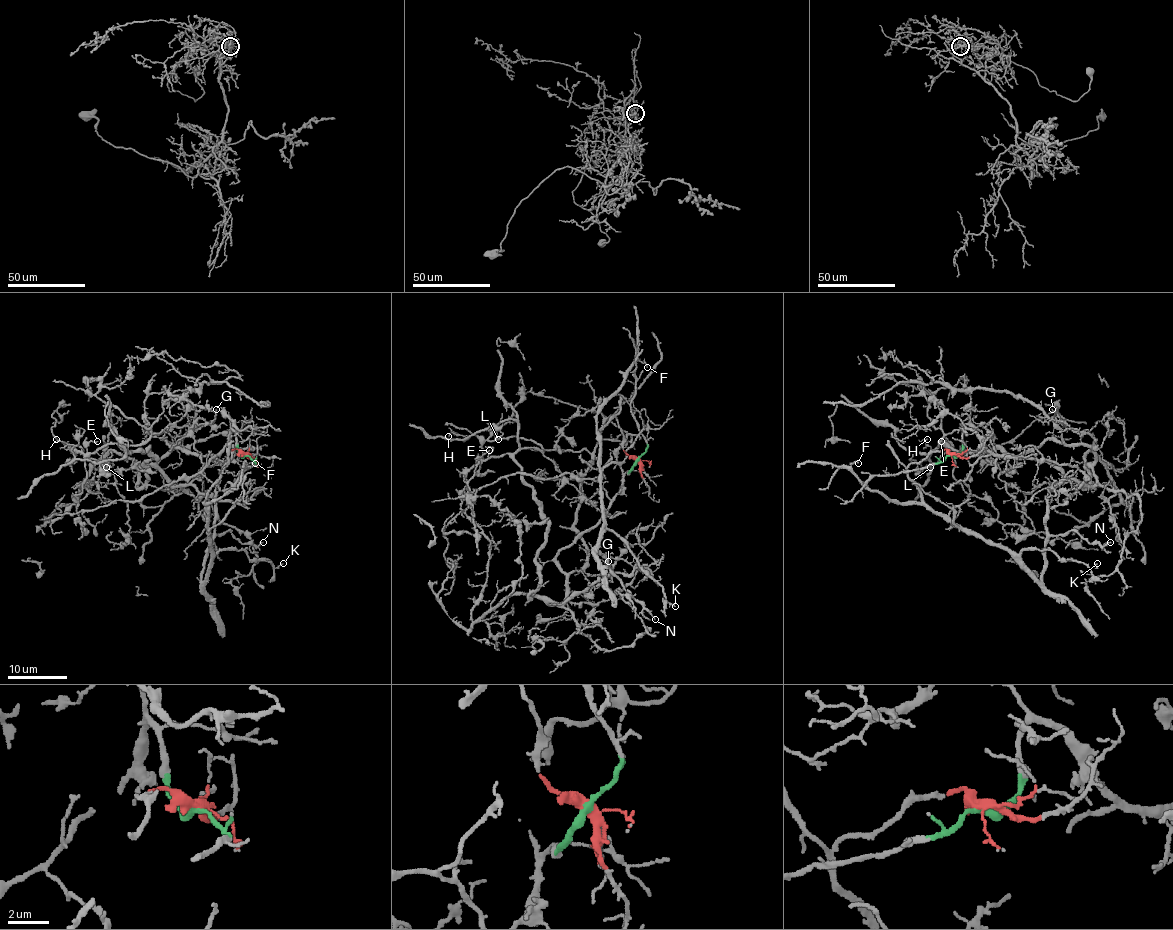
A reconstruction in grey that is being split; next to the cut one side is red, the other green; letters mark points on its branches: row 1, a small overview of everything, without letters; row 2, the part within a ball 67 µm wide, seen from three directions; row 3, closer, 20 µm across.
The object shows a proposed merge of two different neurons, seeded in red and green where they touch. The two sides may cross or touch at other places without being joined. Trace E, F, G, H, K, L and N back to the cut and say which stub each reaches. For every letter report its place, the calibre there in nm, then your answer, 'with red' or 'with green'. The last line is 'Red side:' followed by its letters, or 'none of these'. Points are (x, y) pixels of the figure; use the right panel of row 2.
E: at (941, 441); 110 nm thick; with green
F: at (858, 463); 110 nm thick; with red
G: at (1052, 409); 100 nm thick; with green
H: at (927, 439); 90 nm thick; with green
K: at (1097, 563); 130 nm thick; with red
L: at (930, 467); 150 nm thick; with green
N: at (1110, 542); 140 nm thick; with red
Red side: F, K, N

